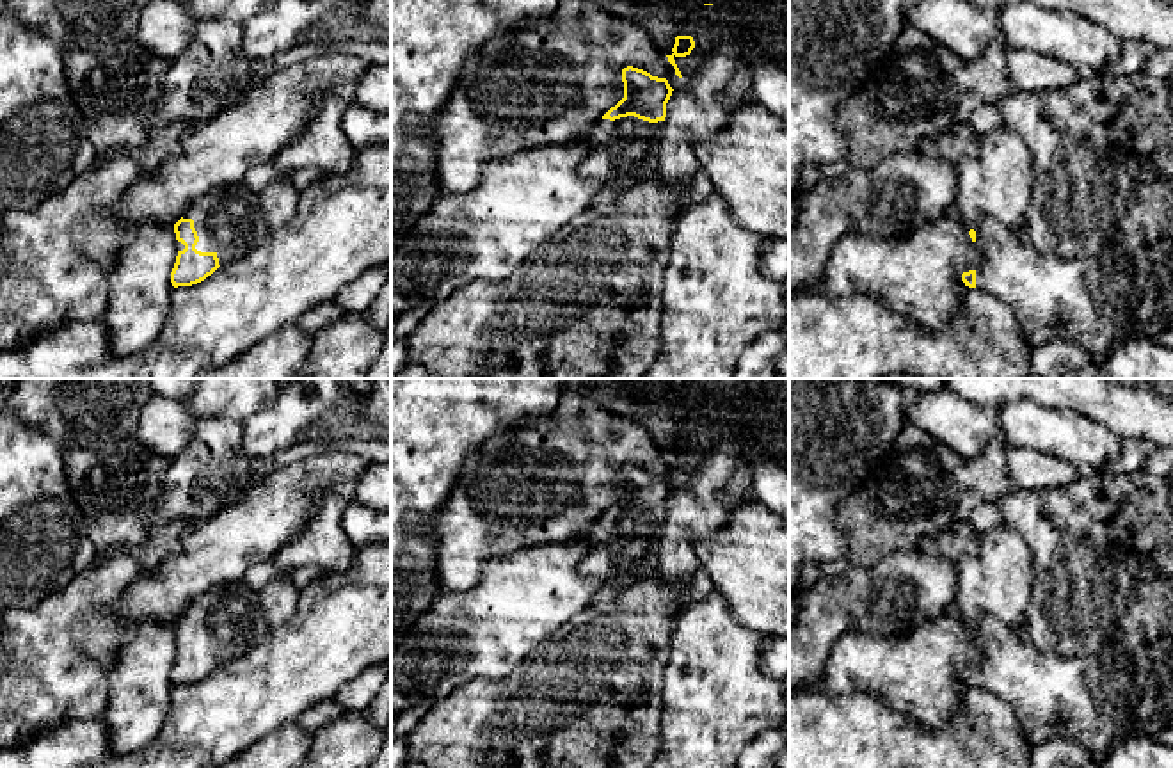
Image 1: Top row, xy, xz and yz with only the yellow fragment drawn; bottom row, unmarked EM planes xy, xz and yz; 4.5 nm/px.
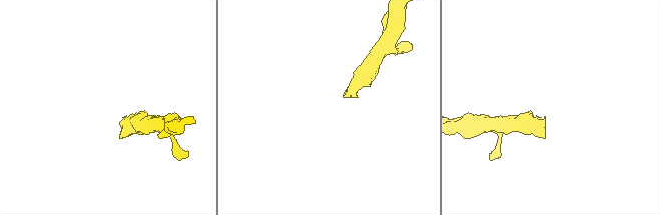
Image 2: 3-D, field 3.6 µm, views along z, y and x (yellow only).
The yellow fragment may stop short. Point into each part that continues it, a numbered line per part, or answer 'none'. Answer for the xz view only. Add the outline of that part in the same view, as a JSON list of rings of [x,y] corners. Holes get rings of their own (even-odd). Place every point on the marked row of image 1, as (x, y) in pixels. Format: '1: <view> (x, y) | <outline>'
1: xz (622, 153) | [[[634,116],[599,119],[585,140],[586,156],[578,172],[601,181],[599,201],[617,201],[636,185],[658,178],[663,121],[649,123]]]

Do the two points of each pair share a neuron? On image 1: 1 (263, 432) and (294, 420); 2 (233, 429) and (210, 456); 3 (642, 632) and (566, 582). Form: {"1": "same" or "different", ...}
{"1": "same", "2": "same", "3": "different"}

